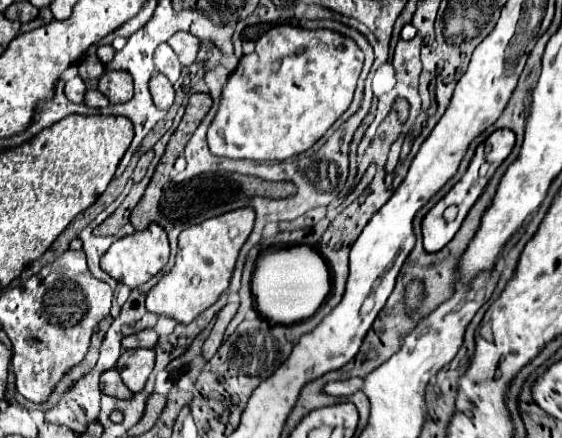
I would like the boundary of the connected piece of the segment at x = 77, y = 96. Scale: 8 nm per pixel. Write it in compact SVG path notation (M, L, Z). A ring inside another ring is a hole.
M79 76L73 78L73 80L69 80L69 82L65 82L65 96L67 96L71 102L81 104L85 92L87 92L87 88L85 88L85 84L83 84L83 80L81 80Z

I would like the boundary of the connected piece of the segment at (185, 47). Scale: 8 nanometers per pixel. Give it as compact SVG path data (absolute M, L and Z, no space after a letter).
M179 32L179 34L173 34L167 44L173 48L173 52L179 56L179 62L183 66L189 66L195 56L197 56L197 50L199 50L199 38L195 38L193 34L187 34L187 32Z

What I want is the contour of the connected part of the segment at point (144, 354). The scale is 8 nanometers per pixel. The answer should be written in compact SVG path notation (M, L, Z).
M137 348L137 350L123 350L119 360L117 360L117 372L121 374L123 384L131 392L143 390L151 370L155 364L155 352L147 348Z

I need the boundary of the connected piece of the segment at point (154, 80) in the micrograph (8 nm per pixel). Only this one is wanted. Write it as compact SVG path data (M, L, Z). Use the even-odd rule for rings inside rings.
M155 72L155 74L151 76L149 90L151 90L151 96L153 96L155 106L159 106L161 110L167 110L167 108L173 104L173 98L175 98L173 84L171 84L163 74Z

